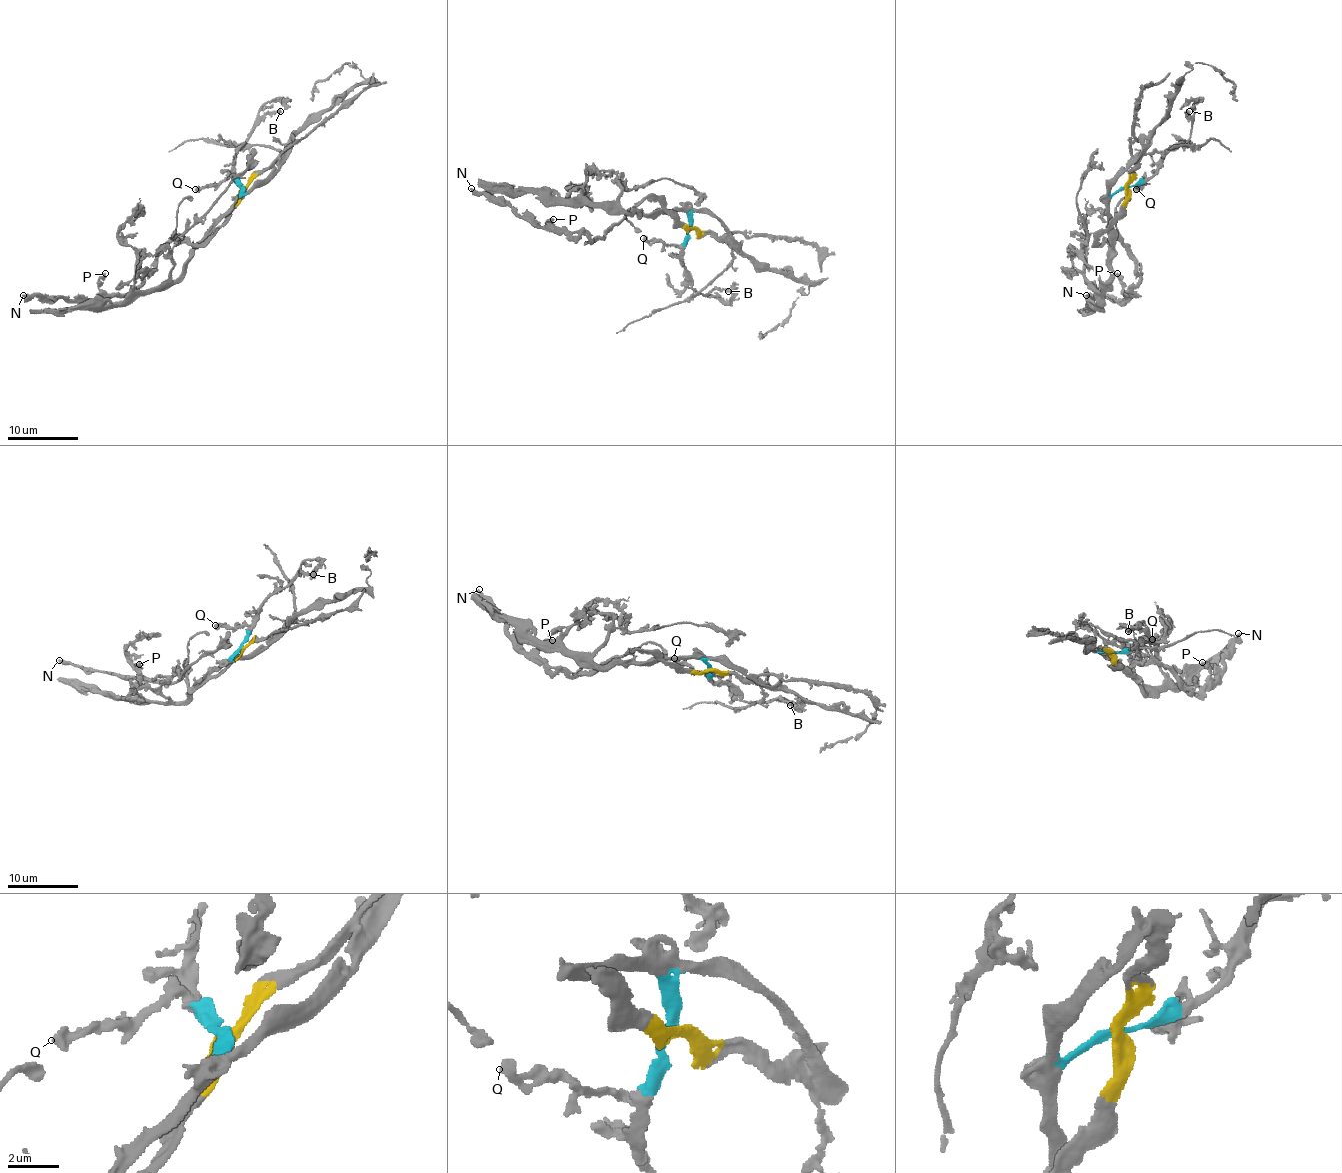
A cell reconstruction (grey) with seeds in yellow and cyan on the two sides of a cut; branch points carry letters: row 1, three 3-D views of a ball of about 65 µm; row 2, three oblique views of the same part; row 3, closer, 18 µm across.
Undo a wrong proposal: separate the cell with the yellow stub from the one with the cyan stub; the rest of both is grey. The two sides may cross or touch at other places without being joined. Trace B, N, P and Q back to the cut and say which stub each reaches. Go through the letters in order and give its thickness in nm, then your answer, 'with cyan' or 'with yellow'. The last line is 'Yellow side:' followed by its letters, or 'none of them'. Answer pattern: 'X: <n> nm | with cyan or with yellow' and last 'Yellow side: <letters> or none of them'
B: 280 nm | with cyan
N: 280 nm | with yellow
P: 220 nm | with yellow
Q: 480 nm | with cyan
Yellow side: N, P

